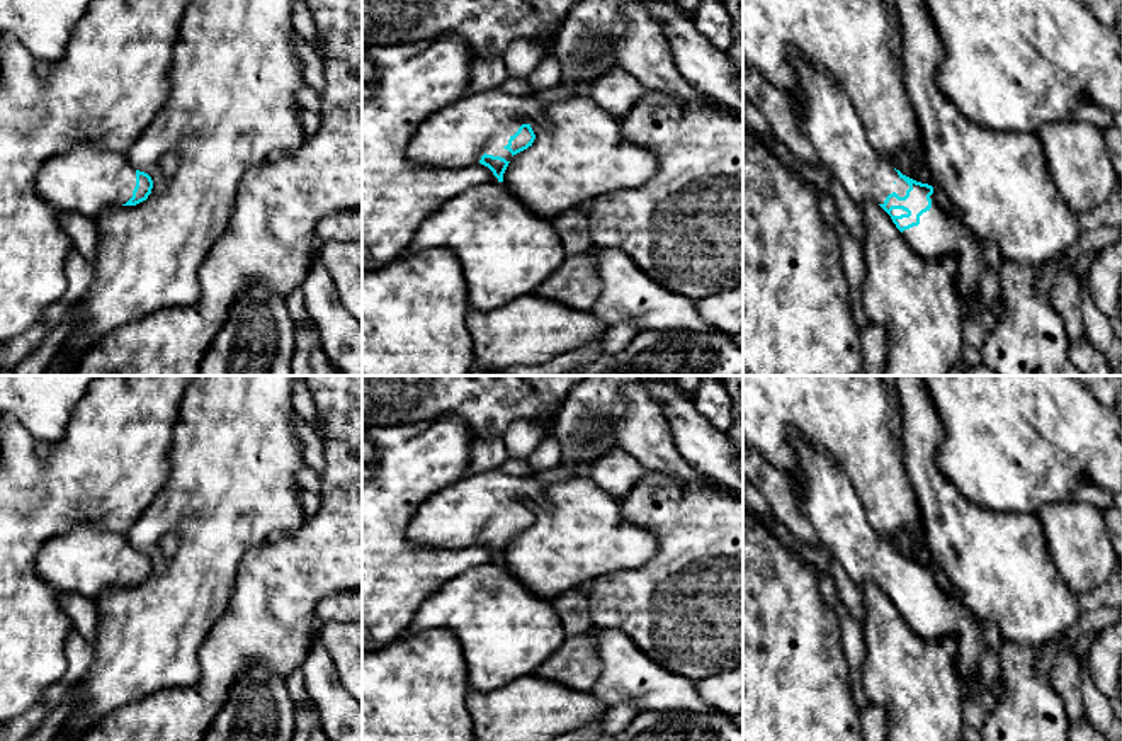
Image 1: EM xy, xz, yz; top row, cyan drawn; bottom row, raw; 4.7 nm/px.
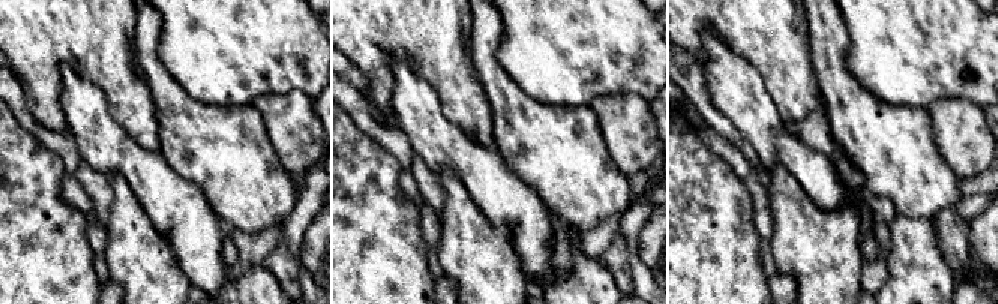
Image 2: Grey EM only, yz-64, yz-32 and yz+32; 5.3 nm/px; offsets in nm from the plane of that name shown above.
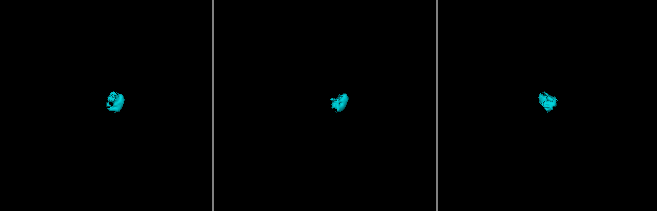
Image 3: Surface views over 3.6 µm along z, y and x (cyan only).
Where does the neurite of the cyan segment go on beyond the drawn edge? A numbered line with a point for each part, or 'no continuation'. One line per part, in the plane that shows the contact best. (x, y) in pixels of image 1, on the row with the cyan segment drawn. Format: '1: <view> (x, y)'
1: yz (823, 114)

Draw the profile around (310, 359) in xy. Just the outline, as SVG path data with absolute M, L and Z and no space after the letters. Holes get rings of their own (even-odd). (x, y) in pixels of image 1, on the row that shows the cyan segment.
M309 318L301 323L294 333L296 348L291 365L291 376L333 376L338 369L333 364L320 340L316 323Z

